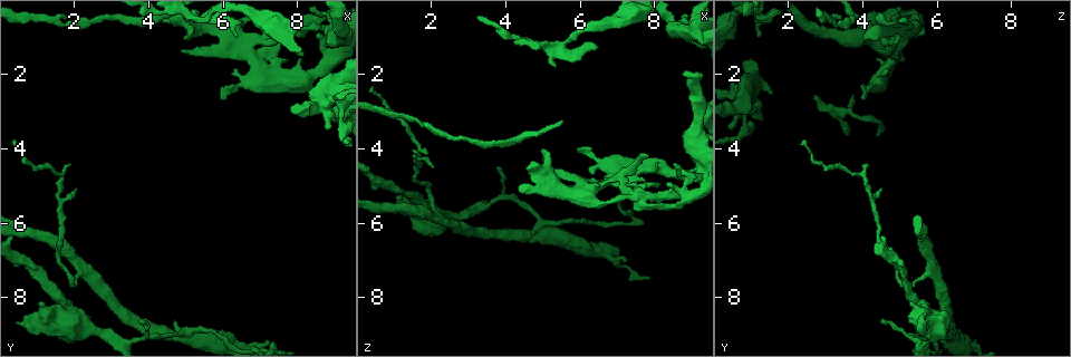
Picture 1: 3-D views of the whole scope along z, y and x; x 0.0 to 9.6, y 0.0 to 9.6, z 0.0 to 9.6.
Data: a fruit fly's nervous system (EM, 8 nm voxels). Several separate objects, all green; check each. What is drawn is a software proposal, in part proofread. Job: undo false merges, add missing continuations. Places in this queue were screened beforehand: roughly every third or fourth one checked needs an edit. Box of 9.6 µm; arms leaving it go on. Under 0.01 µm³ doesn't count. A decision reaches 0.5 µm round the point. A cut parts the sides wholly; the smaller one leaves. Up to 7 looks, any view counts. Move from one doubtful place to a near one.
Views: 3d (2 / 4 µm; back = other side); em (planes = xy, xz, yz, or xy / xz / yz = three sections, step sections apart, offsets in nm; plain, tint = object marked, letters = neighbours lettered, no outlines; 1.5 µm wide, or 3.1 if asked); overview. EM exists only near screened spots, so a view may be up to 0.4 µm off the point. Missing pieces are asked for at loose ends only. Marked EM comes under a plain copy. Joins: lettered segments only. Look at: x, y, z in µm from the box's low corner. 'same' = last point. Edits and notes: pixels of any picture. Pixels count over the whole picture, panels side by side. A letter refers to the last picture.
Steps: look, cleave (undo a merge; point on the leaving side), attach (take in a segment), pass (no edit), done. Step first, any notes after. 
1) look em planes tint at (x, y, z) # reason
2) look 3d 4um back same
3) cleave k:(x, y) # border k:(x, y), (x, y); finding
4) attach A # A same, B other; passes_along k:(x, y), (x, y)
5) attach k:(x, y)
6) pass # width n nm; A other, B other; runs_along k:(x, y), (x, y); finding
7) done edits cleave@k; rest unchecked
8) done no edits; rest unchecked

look 3d 2um at (4.90, 1.40, 4.40)

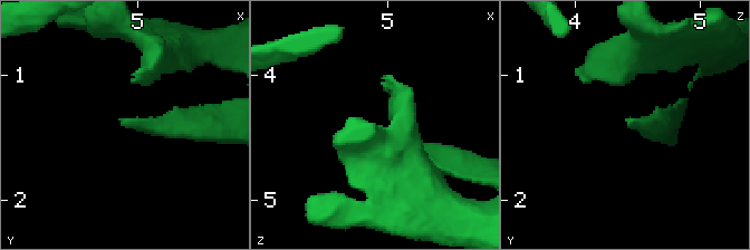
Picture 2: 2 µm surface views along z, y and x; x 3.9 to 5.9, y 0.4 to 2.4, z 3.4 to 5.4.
look em xz step 8 tint at (4.86, 1.38, 4.44)

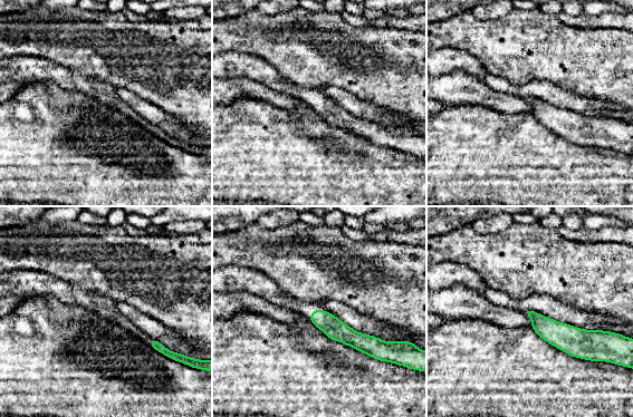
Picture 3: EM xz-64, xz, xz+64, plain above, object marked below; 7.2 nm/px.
look em planes letters same # another direction

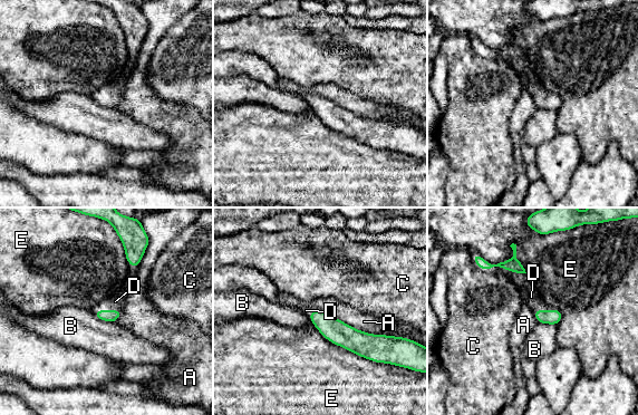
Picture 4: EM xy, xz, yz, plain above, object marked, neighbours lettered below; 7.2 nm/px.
attach D # longest_contact A 550 nm; A other, B other, C other, D same, E other; the neuron continues

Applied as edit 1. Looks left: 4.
look em xy step 8 letters at (1.65, 0.60, 3.30) # a narrow waist

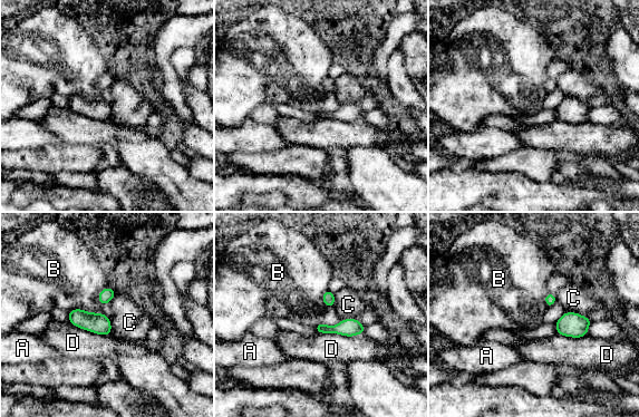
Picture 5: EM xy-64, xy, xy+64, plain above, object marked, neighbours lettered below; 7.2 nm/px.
pass # width 20 nm; A other, B other, C other, D other; border 5:(102, 311), (71, 309), (67, 312); one neuron here

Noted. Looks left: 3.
look 3d 4um at (2.10, 5.05, 4.50) # thin end

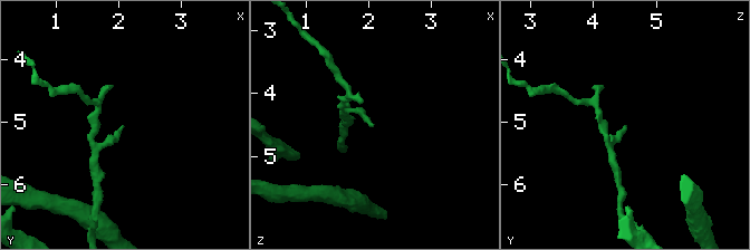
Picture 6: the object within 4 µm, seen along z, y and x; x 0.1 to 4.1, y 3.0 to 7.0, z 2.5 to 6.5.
look em yz step 4 tint at (2.05, 5.05, 4.50) # shape alone is not enough

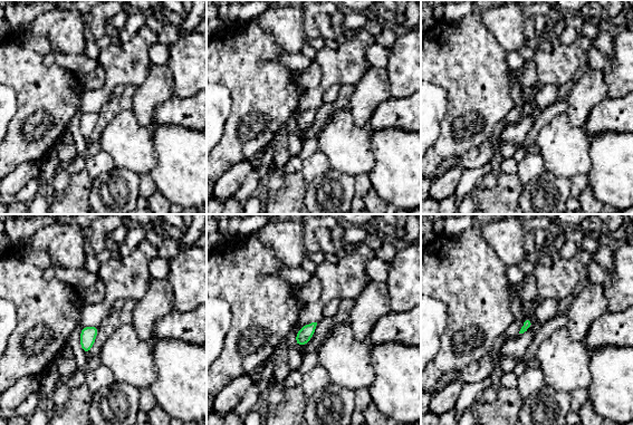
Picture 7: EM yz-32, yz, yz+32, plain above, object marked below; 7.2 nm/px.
look em yz step 4 letters same # see the neighbours

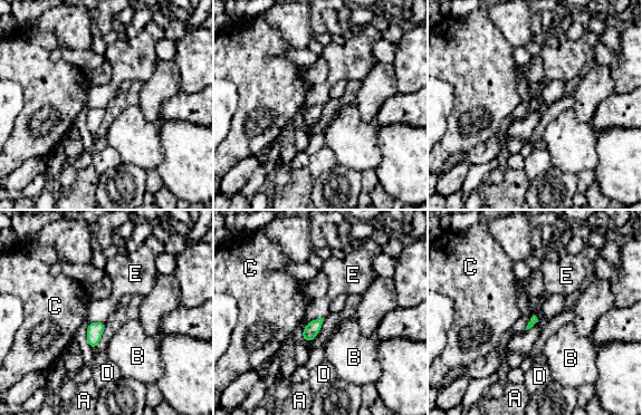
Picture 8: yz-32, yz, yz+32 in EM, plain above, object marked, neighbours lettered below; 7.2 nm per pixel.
pass # A other, B other, C other, D other, E other; border 8:(104, 320), (89, 322); no lettered segment goes on from it

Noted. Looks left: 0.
done edits attach@4; rest unchecked

